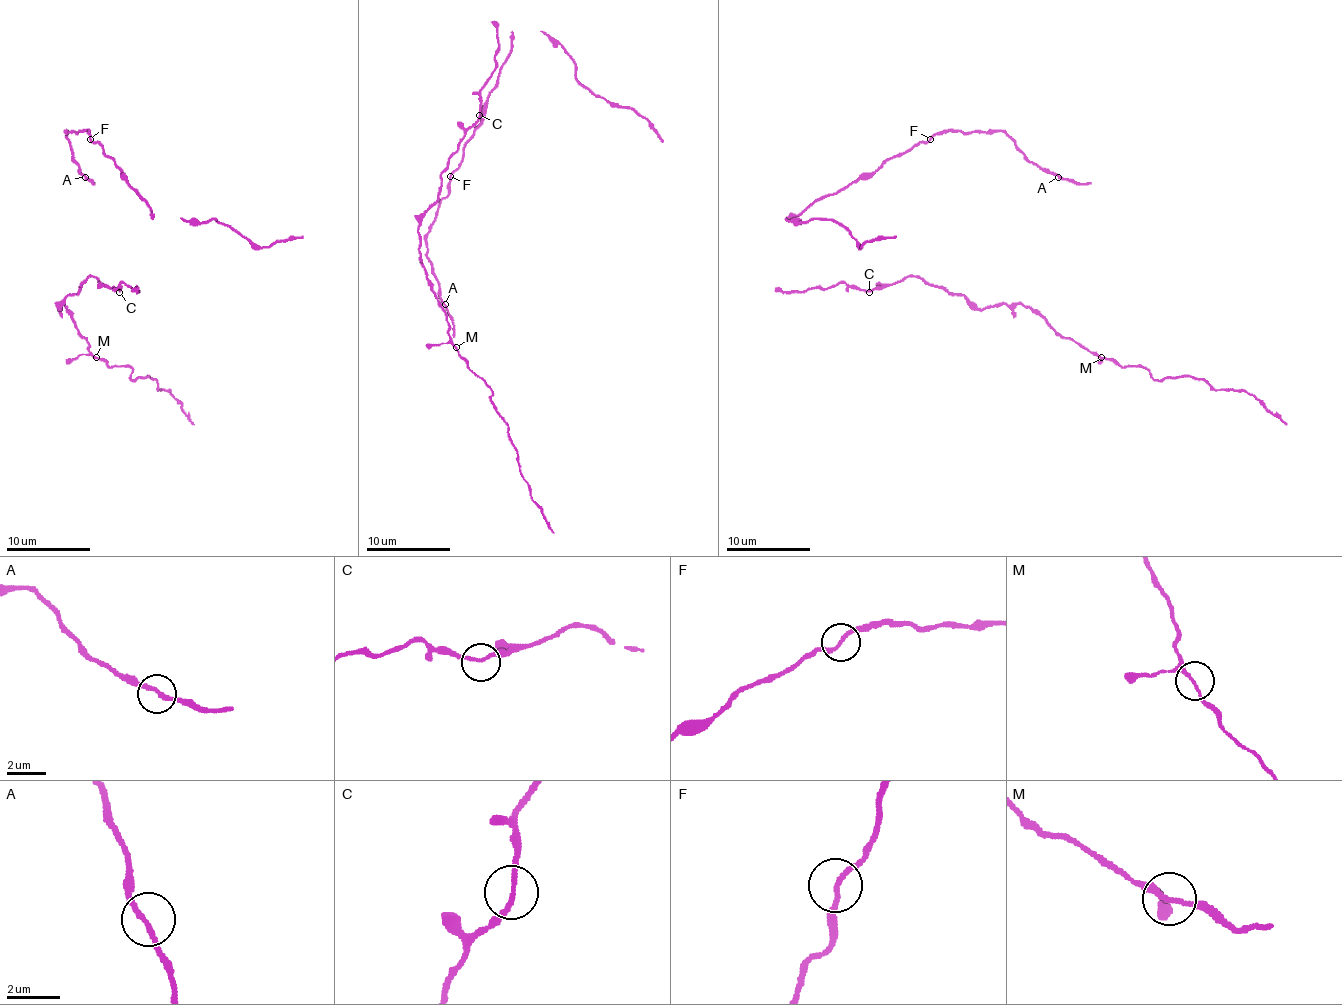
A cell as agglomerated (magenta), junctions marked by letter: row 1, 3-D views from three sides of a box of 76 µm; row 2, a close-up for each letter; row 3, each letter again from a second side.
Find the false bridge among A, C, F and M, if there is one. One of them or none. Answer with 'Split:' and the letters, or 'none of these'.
Split: M

